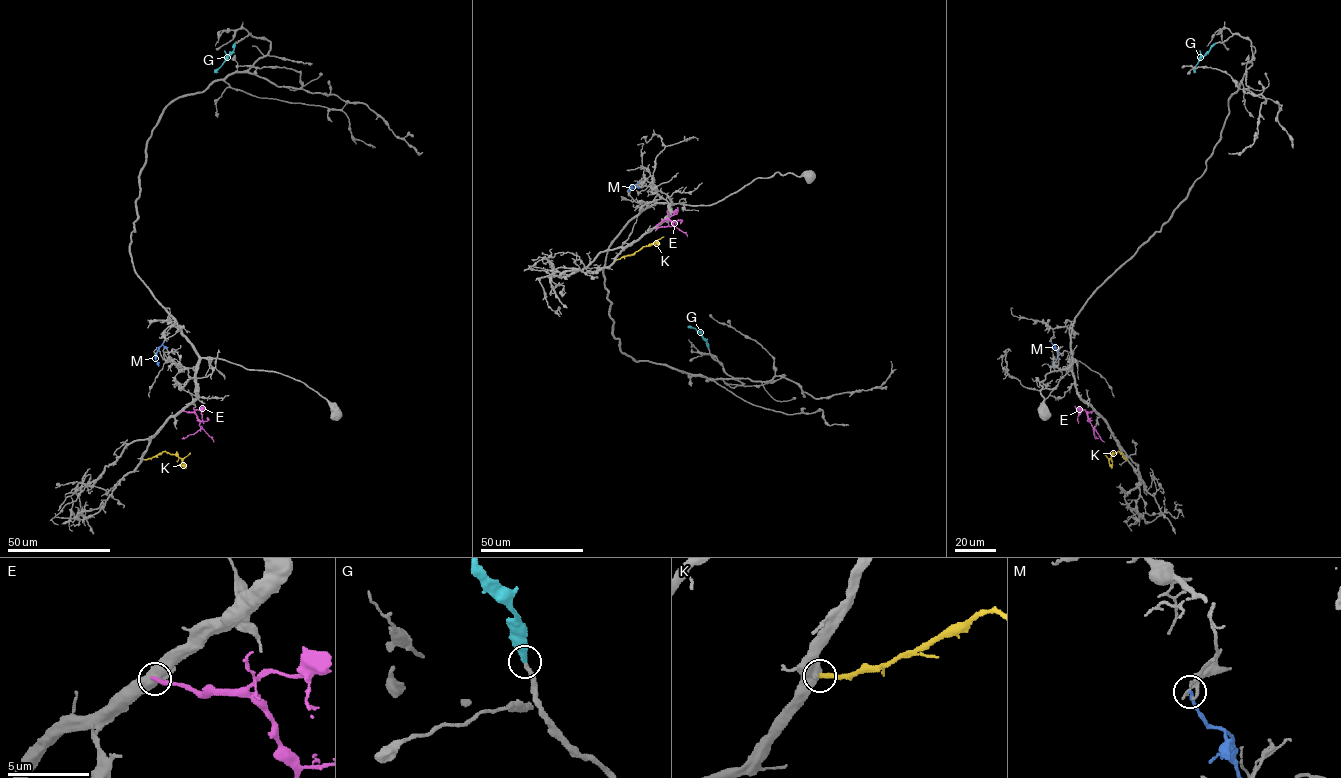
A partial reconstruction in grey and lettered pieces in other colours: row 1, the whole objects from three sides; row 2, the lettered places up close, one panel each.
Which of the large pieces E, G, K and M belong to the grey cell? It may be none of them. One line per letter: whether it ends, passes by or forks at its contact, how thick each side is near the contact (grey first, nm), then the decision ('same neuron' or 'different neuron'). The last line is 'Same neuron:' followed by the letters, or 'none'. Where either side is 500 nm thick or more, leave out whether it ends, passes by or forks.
E: calibres 600 and 280 nm; different neuron
G: it ends; calibres 260 and 320 nm; same neuron
K: it ends; calibres 480 and 280 nm; different neuron
M: it ends; calibres 220 and 200 nm; different neuron
Same neuron: G

